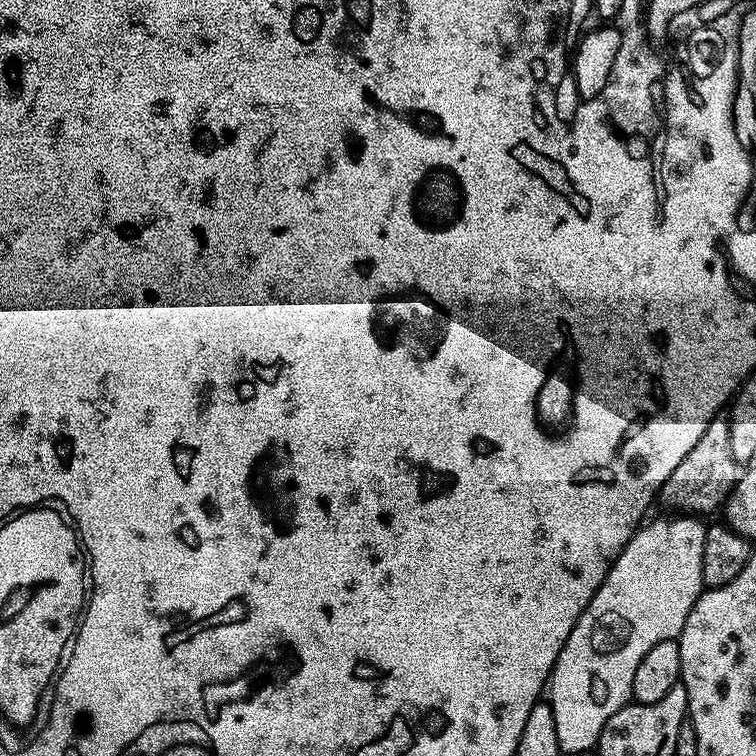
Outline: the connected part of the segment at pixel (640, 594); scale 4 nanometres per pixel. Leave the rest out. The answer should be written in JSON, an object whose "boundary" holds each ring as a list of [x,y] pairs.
{"boundary":[[[680,514],[676,518],[677,520],[649,519],[633,531],[628,545],[612,561],[604,583],[597,592],[592,593],[592,600],[576,619],[576,625],[572,627],[572,633],[568,635],[560,657],[552,667],[550,703],[555,712],[556,729],[560,732],[561,753],[584,752],[588,744],[597,743],[612,713],[633,699],[631,683],[643,656],[652,646],[679,637],[694,602],[705,587],[702,578],[705,525],[700,525],[700,520],[695,515]]]}

